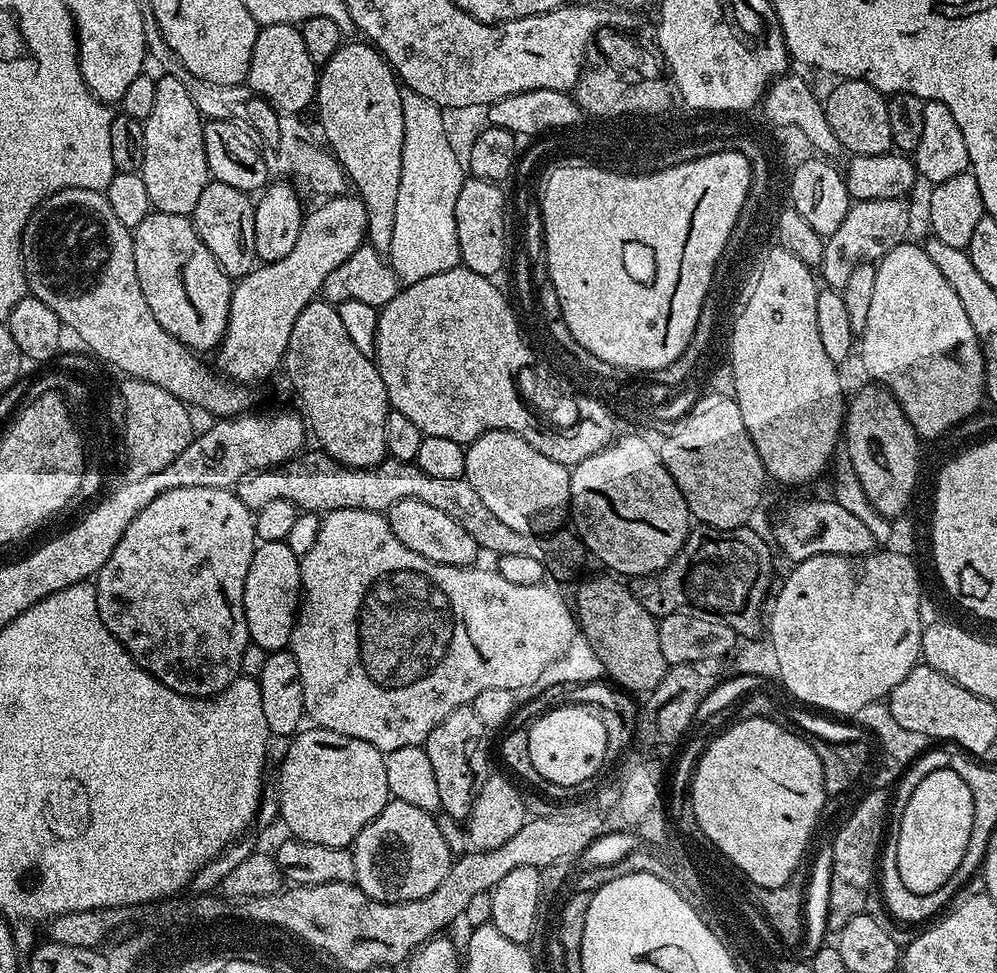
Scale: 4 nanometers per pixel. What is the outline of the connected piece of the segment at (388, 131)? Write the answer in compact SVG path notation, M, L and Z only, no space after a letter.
M362 42L343 43L334 58L330 58L330 62L319 69L314 112L320 115L320 128L328 139L327 147L343 168L351 185L356 186L355 195L366 206L367 243L374 251L388 254L391 253L394 242L394 214L398 210L398 185L401 182L402 137L405 133L402 88L387 60L373 45Z

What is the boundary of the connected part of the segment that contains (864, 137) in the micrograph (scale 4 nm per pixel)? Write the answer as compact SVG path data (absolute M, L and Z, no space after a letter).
M841 79L823 97L822 103L826 122L830 122L830 130L834 130L834 138L838 138L845 153L848 151L852 156L869 156L893 151L885 93L878 91L867 80Z

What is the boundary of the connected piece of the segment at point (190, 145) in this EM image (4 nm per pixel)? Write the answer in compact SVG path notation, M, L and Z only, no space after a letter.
M164 74L156 80L154 106L142 123L146 138L146 158L142 158L139 174L142 182L146 182L146 194L150 194L153 209L166 214L191 217L194 206L198 206L202 190L206 190L206 186L210 183L204 145L205 117L200 115L198 106L190 102L190 93L182 87L182 82L178 82L178 78Z

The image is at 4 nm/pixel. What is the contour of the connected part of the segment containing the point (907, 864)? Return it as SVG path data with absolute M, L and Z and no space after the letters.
M949 766L942 770L934 770L934 774L926 774L922 782L918 782L918 790L910 797L906 810L898 818L900 829L894 832L898 842L898 874L902 880L907 880L906 886L914 894L923 896L936 884L945 884L948 877L955 876L958 871L958 862L963 860L972 842L972 823L976 807L972 797L972 785L955 772L955 767Z

